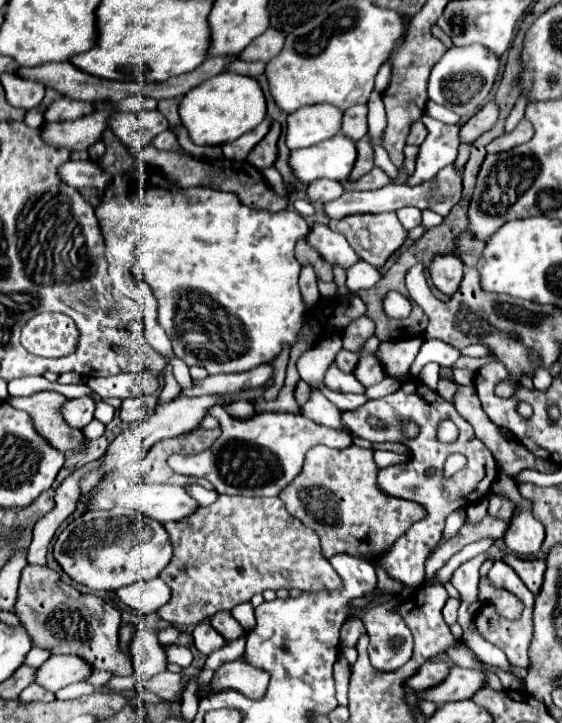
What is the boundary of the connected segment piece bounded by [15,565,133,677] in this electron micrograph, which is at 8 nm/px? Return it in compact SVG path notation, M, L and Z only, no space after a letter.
M27 565L21 573L17 615L33 639L35 647L47 649L53 655L77 655L91 665L93 671L109 671L113 675L133 675L133 661L119 649L121 613L103 601L103 619L85 605L83 597L67 587L49 567Z

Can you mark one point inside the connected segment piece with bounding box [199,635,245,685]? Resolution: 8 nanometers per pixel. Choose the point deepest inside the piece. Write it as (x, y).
(232, 650)

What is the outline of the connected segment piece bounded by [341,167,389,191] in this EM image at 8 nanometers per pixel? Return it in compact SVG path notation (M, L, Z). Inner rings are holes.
M373 167L367 175L363 175L359 181L341 181L343 189L345 191L367 191L367 189L379 189L379 187L385 187L389 183L389 177L379 169L379 167Z

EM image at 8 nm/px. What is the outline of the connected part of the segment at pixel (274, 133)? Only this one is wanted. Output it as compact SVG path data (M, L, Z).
M271 121L271 129L267 133L267 137L263 137L263 141L259 141L259 145L255 145L255 149L249 153L247 161L251 165L255 165L257 169L265 169L271 167L275 157L277 157L277 139L281 135L281 125L277 121Z

